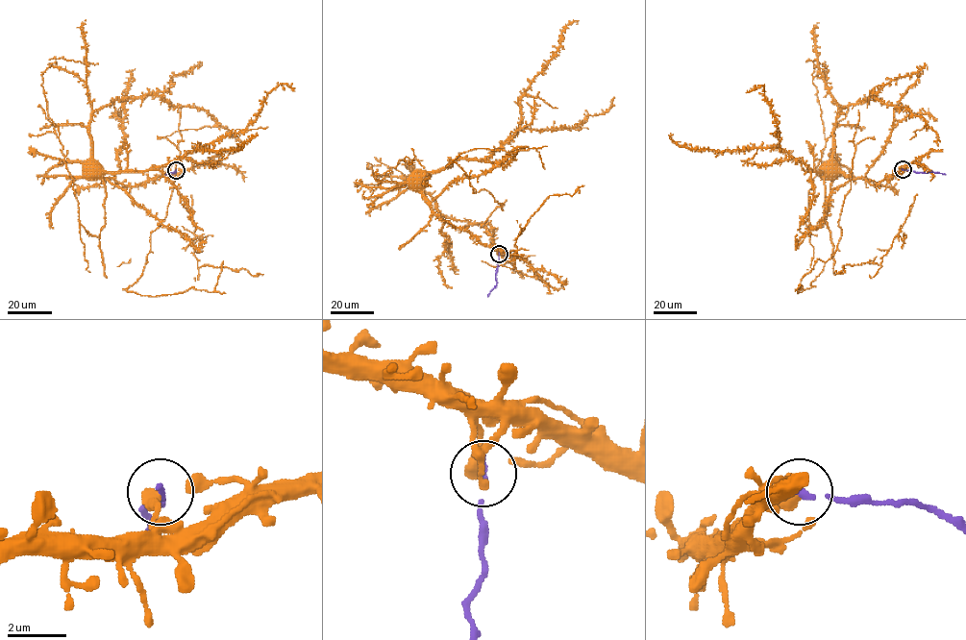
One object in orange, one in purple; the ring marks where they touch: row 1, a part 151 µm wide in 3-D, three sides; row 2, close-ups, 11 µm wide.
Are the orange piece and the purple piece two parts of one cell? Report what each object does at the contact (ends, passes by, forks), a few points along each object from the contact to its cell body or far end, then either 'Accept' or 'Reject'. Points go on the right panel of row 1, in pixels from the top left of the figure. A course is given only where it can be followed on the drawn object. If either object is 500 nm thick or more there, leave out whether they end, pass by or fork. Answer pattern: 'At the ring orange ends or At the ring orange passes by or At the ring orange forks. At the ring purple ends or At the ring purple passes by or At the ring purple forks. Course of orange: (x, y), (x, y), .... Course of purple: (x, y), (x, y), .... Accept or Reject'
At the ring orange ends. At the ring purple ends. Course of orange: (904, 169), (875, 185), (863, 179), (849, 178), (830, 163), (826, 163), (824, 168). Course of purple: (904, 169), (945, 174). Reject

